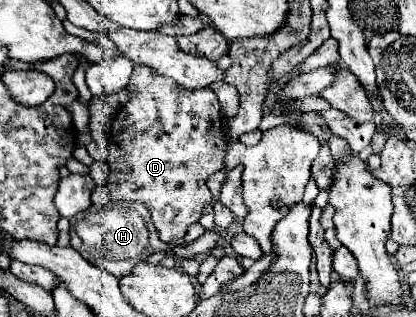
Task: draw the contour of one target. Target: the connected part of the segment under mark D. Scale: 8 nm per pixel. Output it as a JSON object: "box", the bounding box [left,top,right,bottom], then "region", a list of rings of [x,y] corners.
{"box":[109,67,228,245],"region":[[[133,67],[131,81],[127,85],[129,101],[111,121],[113,141],[119,147],[119,153],[109,153],[109,195],[113,201],[133,199],[143,203],[149,213],[151,221],[159,233],[159,239],[171,245],[183,245],[183,237],[191,223],[197,223],[205,203],[211,201],[211,191],[205,187],[205,179],[223,169],[223,157],[228,147],[221,131],[221,106],[215,93],[209,88],[185,90],[179,87],[173,79],[155,73],[151,67]]]}

